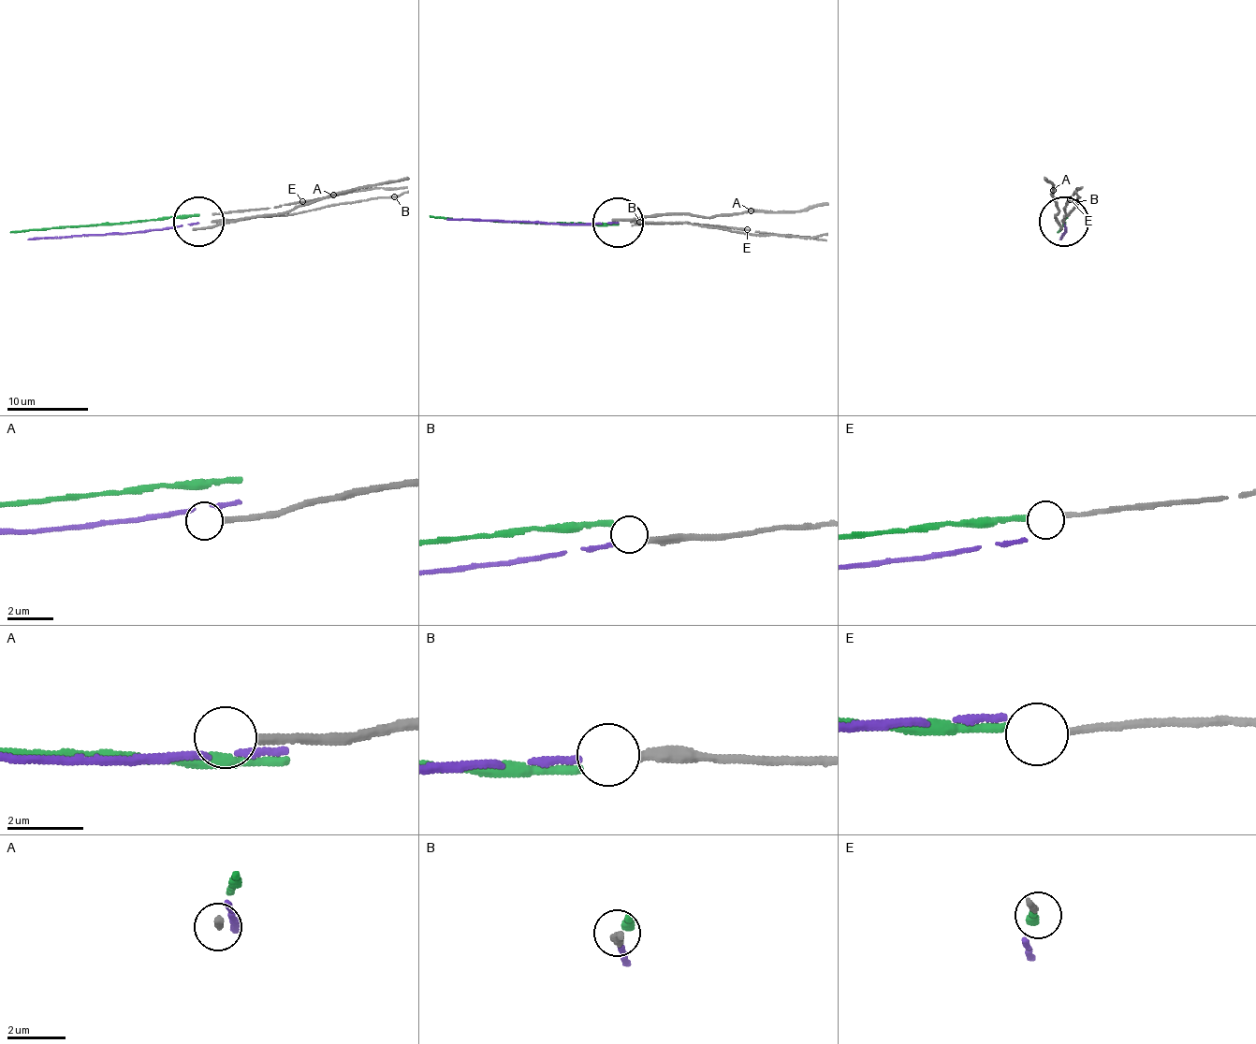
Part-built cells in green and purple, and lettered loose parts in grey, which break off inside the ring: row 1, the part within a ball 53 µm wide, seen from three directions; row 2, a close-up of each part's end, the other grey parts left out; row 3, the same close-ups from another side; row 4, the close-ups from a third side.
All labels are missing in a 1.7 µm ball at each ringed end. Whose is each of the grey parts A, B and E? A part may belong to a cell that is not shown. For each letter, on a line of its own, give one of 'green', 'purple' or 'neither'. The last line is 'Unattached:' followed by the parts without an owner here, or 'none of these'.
A: neither
B: purple
E: green
Unattached: A

